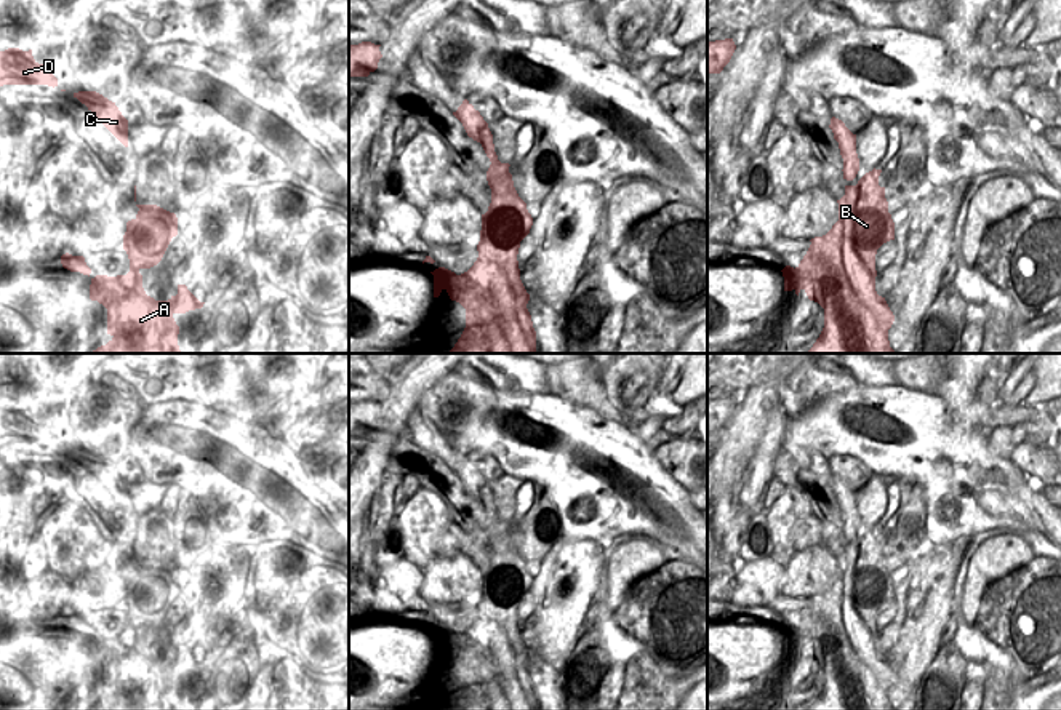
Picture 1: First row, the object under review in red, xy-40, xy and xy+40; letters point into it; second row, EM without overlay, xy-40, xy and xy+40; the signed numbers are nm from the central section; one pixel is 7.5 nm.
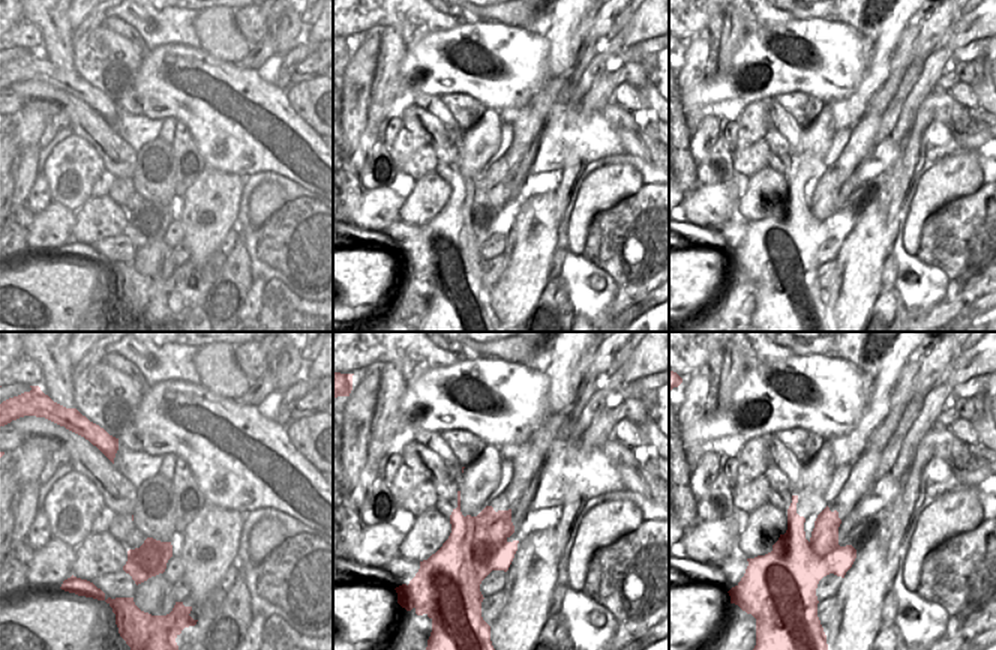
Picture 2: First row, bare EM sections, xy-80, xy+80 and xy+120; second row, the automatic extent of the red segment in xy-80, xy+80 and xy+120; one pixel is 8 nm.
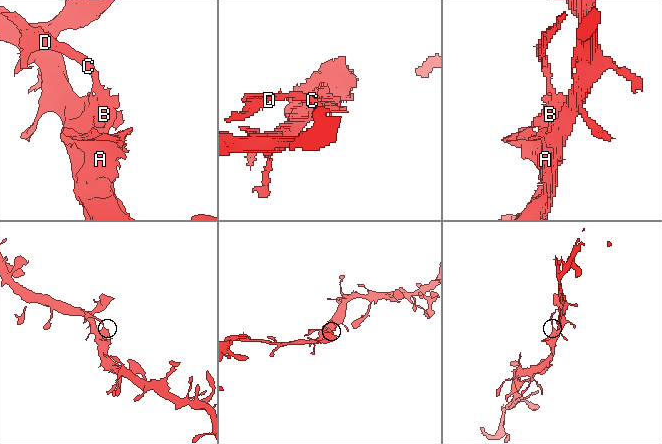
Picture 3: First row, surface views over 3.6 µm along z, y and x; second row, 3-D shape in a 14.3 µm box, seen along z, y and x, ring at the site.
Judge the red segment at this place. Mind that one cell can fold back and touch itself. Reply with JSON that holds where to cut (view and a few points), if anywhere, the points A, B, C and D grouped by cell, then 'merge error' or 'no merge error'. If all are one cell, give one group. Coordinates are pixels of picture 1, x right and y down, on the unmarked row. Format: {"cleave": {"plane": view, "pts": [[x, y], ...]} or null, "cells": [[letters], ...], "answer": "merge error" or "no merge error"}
{"cleave": null, "cells": [["A", "B", "C", "D"]], "answer": "no merge error"}

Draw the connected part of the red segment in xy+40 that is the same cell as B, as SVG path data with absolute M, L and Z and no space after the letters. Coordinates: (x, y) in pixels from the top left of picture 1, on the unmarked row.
M874 526L856 544L845 544L845 553L837 558L839 579L826 593L810 598L811 603L795 627L786 624L781 628L784 649L794 648L799 654L803 648L810 659L824 667L824 686L808 710L895 710L888 699L895 673L875 649L877 608L895 598L885 545L879 544L880 531Z

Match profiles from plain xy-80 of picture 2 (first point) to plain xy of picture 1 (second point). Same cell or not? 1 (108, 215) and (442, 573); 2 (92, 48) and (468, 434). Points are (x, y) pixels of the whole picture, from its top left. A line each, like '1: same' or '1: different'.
1: same
2: different

